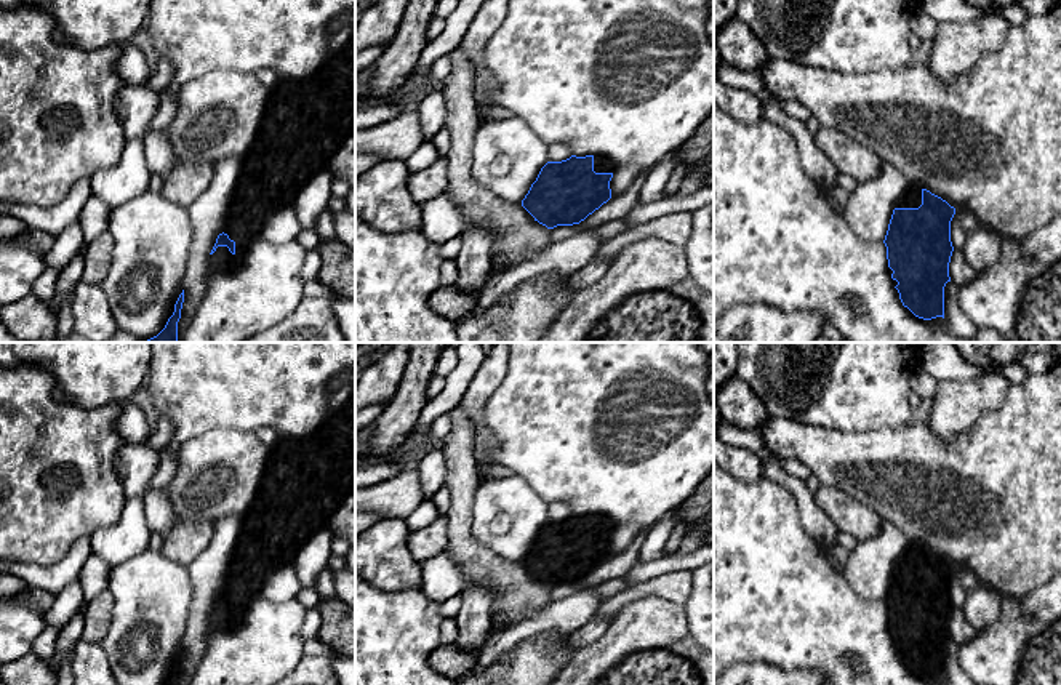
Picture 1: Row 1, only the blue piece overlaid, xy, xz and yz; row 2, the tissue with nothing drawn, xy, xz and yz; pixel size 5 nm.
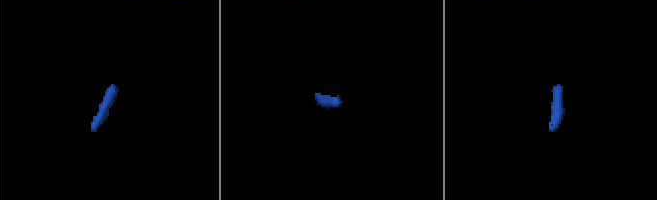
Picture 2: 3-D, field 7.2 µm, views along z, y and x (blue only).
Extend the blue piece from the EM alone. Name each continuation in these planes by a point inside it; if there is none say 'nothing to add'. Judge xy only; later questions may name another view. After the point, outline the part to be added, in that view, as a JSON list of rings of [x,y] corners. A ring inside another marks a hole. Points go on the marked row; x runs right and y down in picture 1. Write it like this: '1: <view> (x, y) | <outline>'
1: xy (306, 120) | [[[355,34],[334,53],[310,80],[280,80],[270,91],[266,115],[250,149],[242,155],[242,170],[232,197],[224,234],[235,242],[238,254],[262,234],[270,214],[291,203],[299,190],[320,171],[328,168],[331,154],[355,133]]]

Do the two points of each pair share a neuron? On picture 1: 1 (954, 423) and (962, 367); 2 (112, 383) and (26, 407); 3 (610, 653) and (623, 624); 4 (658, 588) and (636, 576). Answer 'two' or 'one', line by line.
1: two
2: two
3: one
4: two

